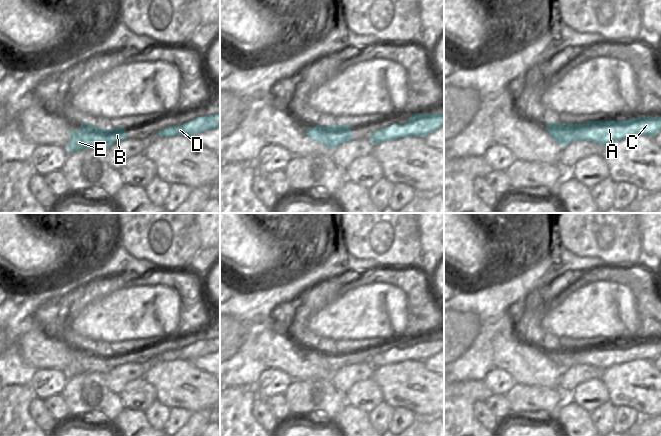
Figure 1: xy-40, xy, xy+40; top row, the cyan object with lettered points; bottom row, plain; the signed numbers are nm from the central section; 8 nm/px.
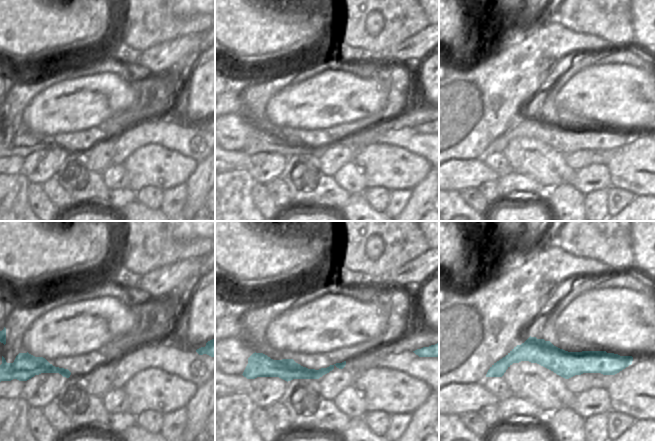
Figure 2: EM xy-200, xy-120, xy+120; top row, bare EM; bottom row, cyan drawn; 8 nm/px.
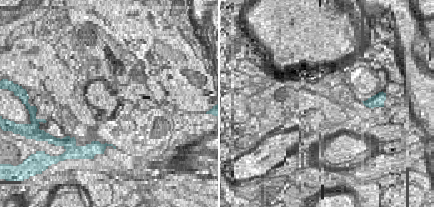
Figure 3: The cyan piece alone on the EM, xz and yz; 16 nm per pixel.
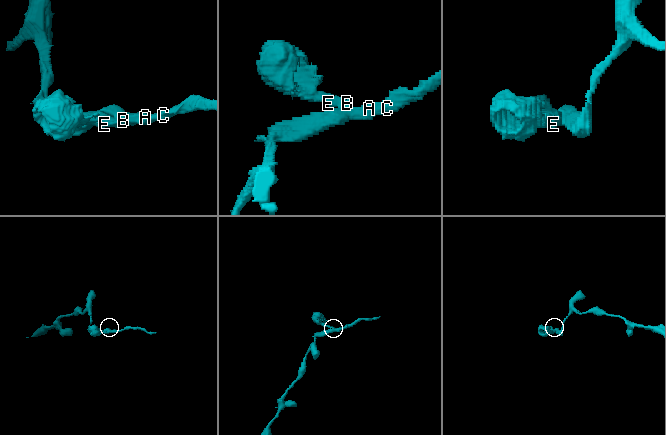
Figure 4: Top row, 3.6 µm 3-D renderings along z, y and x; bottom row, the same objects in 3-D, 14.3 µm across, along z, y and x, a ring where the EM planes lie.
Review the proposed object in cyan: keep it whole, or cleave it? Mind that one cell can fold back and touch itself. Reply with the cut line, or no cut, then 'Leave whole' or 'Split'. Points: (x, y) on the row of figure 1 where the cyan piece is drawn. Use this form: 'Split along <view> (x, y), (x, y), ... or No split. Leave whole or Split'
Split along xy (325, 127), (332, 134), (346, 133), (349, 130). Split.

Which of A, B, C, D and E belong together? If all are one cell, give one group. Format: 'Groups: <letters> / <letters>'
Groups: A C D / B E.

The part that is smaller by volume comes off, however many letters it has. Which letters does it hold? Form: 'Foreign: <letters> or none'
Foreign: B, E

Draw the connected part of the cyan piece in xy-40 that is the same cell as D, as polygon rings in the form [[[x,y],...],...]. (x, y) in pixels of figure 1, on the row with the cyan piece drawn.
[[[220,113],[216,115],[208,115],[206,117],[198,117],[192,121],[188,121],[182,125],[174,127],[166,127],[159,132],[158,137],[174,137],[176,135],[196,135],[210,129],[220,127]]]

